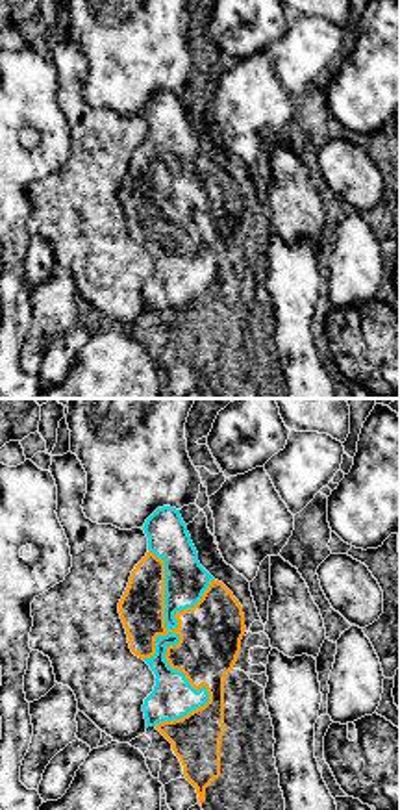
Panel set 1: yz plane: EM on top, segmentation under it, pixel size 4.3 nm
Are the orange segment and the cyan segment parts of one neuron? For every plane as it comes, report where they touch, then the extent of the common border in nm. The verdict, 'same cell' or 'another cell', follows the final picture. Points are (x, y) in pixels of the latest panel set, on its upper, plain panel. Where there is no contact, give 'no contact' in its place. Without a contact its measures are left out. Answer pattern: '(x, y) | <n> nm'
(167, 238) | 750 nm

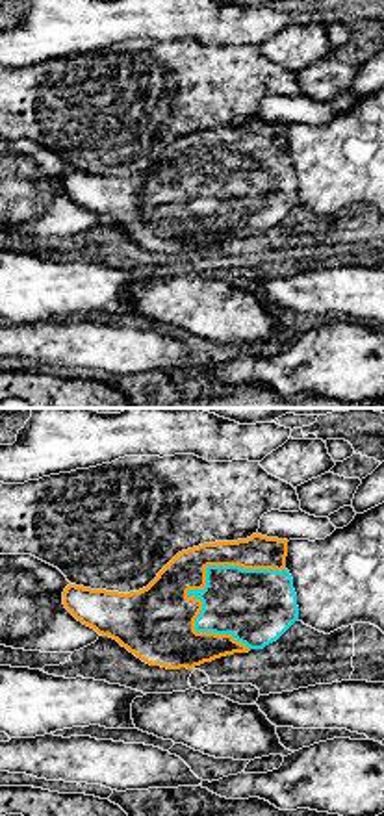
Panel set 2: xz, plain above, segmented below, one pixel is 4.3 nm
(206, 151) | 480 nm

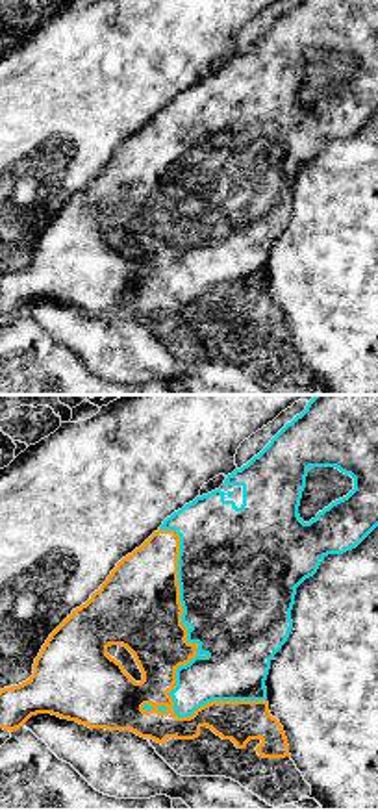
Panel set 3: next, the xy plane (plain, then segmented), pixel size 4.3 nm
(189, 245) | 900 nm

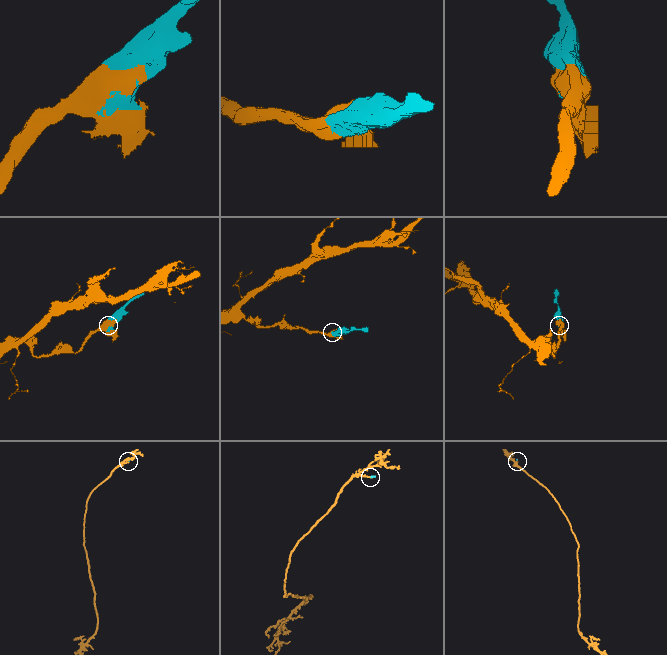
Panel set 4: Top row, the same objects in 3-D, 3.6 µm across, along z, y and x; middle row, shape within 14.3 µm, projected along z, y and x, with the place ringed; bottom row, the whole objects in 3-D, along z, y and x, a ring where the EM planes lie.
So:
same cell

